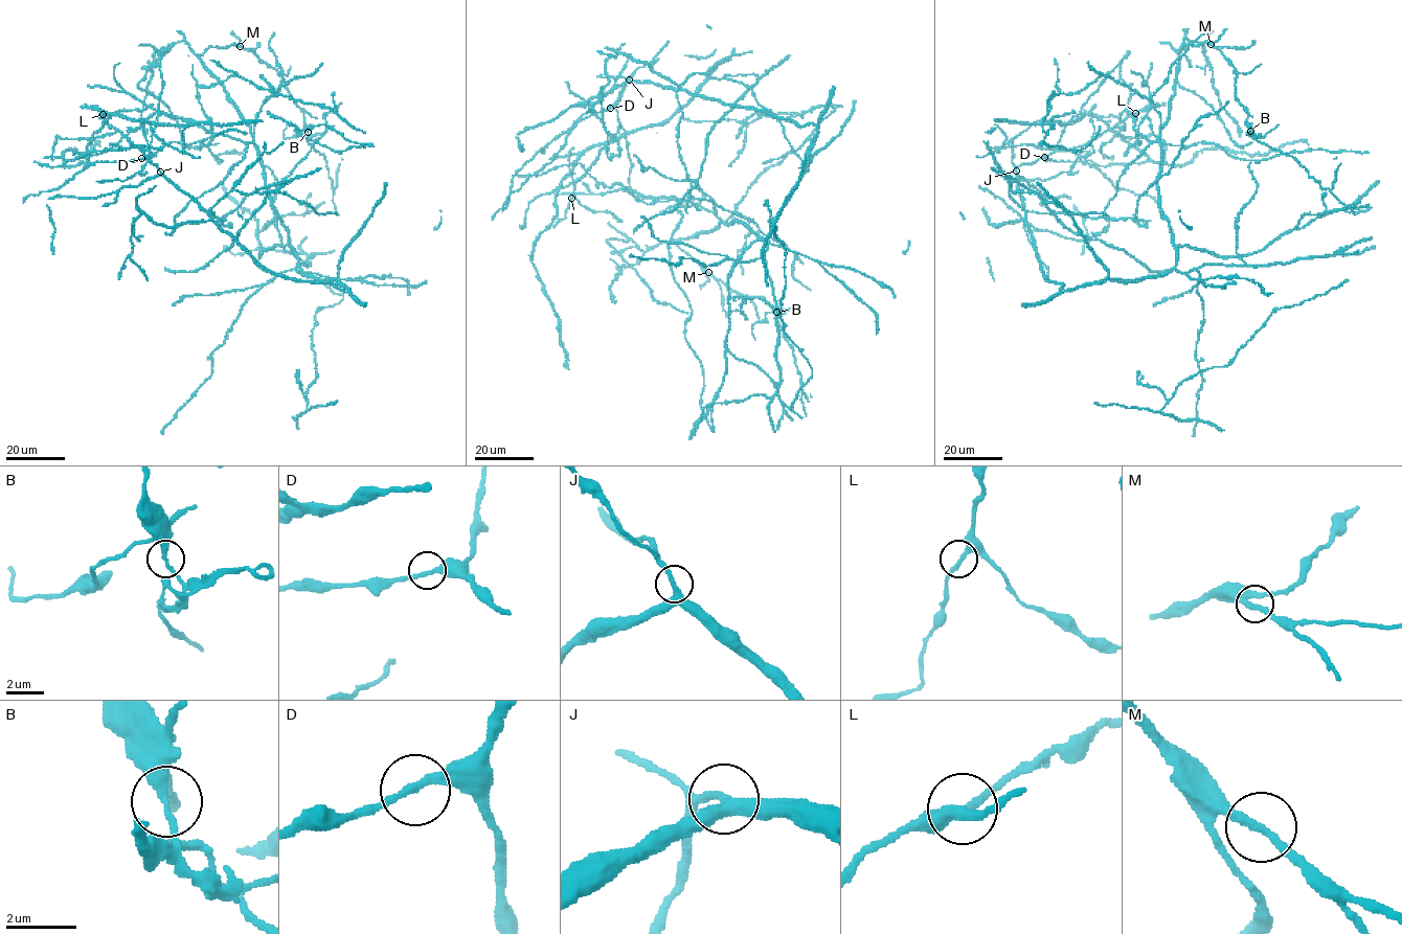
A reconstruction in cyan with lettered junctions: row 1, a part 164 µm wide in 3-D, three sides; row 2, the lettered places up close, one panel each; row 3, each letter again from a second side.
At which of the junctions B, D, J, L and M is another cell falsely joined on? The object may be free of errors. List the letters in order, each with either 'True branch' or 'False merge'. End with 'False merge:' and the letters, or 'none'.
B: False merge
D: True branch
J: True branch
L: True branch
M: True branch
False merge: B

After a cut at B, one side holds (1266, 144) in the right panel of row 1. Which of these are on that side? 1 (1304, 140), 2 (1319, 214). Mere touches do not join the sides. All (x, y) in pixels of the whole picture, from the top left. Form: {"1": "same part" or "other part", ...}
{"1": "other part", "2": "other part"}

